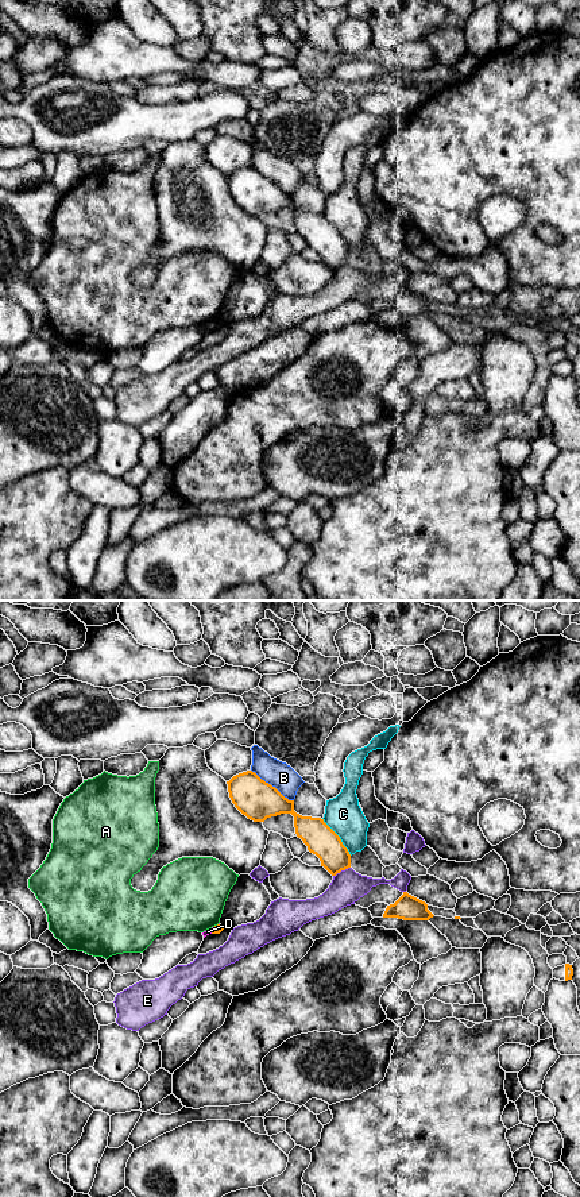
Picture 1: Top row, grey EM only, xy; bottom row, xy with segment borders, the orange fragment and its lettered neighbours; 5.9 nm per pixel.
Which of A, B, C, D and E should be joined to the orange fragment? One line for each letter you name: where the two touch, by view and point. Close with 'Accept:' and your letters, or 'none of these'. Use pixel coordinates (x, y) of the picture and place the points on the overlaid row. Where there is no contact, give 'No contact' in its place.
Accept: none of these

